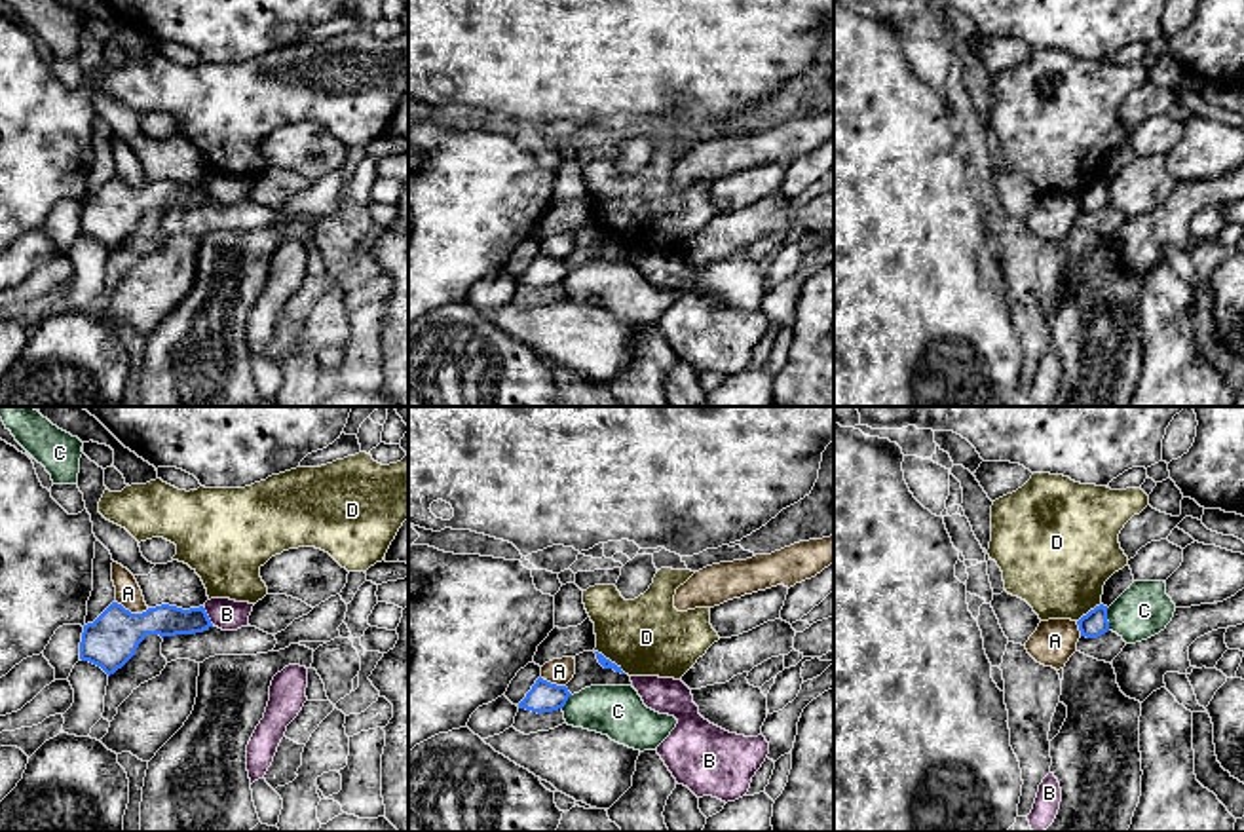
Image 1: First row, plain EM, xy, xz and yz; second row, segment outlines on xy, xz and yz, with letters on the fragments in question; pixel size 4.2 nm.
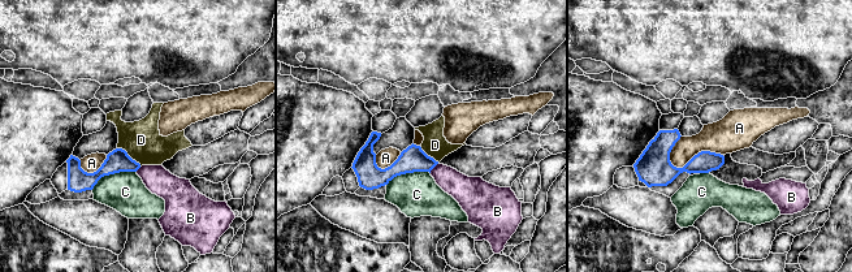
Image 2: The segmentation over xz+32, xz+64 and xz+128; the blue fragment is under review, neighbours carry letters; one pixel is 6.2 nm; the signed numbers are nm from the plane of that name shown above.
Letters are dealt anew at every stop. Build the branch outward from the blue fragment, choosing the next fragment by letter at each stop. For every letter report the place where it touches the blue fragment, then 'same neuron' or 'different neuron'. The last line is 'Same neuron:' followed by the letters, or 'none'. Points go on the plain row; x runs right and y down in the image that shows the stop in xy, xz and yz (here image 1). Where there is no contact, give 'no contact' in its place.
A: xy (133, 189) | different neuron
B: xy (207, 190) | different neuron
C: yz (1106, 194) | different neuron
D: xz (608, 234) | different neuron
Same neuron: none

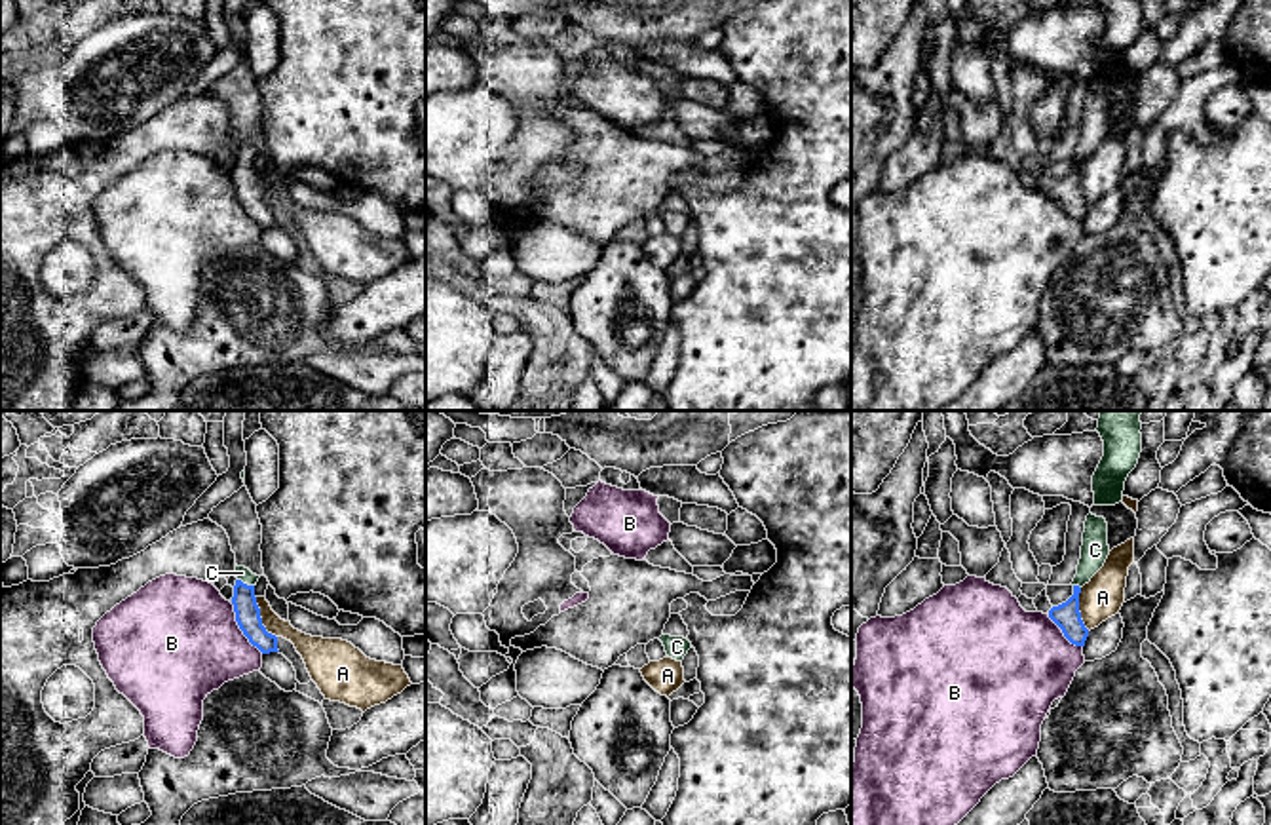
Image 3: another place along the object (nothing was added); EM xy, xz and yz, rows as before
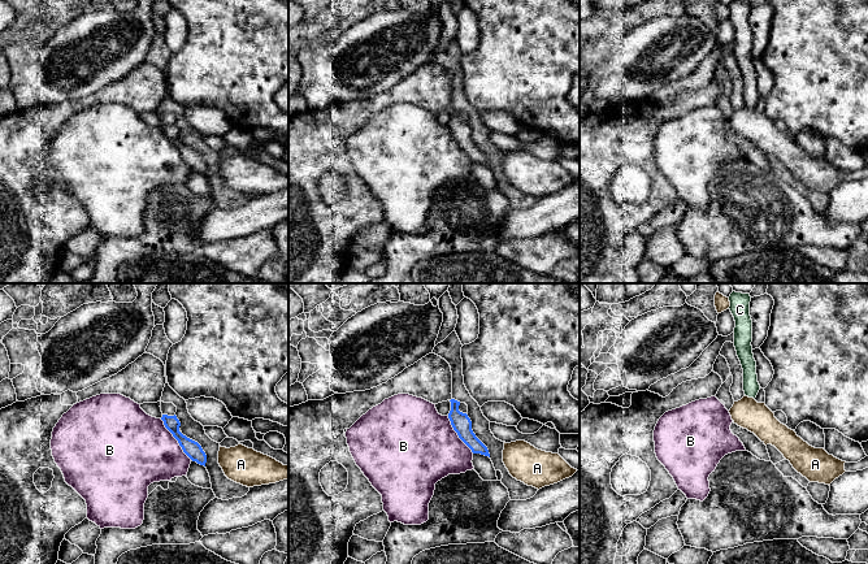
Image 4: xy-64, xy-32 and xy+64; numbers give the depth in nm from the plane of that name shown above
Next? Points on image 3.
A: xy (261, 192) | different neuron
B: xy (240, 202) | different neuron
C: xy (246, 158) | same neuron
Same neuron: C

